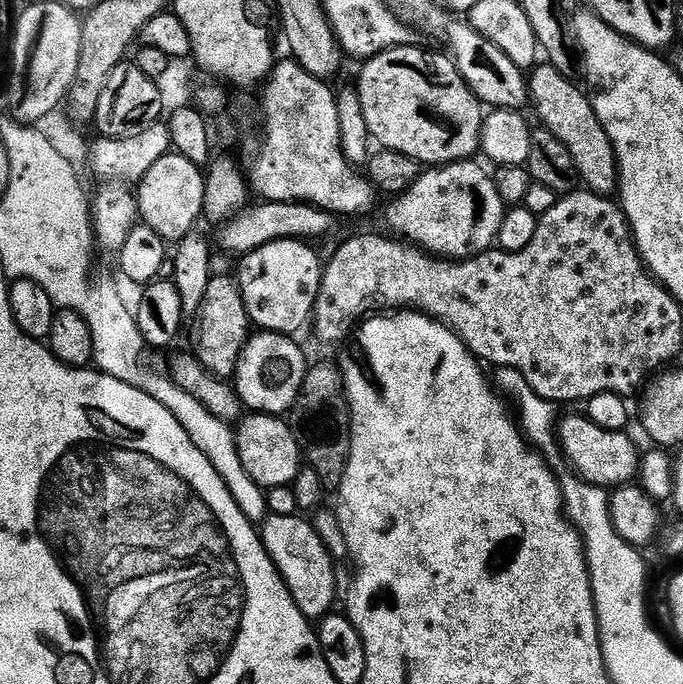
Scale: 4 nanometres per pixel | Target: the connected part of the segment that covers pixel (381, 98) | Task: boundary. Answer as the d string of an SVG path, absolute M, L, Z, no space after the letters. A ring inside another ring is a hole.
M408 42L392 47L396 48L385 47L363 61L364 69L360 72L360 112L364 115L362 124L367 135L372 135L380 143L377 145L381 149L400 152L410 160L423 162L438 155L451 142L456 123L474 104L474 96L447 55L423 52L420 48L411 48Z

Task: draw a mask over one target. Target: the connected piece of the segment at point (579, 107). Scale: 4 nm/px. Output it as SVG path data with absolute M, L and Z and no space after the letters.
M551 66L540 67L531 69L530 79L526 84L530 104L532 100L537 114L540 115L539 123L564 143L572 159L575 175L580 175L591 191L601 194L615 193L618 188L616 153L612 151L612 143L608 140L606 130L600 125L592 108L589 93L584 93L575 84L575 79L563 76L558 69Z

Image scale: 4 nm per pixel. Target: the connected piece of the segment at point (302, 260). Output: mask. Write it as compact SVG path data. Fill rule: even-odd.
M279 238L249 253L250 282L243 281L240 292L248 308L249 321L254 326L259 324L260 316L280 316L280 312L276 312L276 304L284 308L284 316L304 312L308 318L311 317L320 289L323 265L309 246L301 239ZM296 296L300 296L300 300L296 300Z

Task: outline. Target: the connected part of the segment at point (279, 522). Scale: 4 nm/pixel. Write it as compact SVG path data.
M269 515L262 524L264 549L268 552L268 557L276 563L292 601L304 609L309 617L320 618L331 609L328 607L331 606L332 595L336 592L336 576L332 573L332 560L328 557L319 534L300 519L299 515Z

